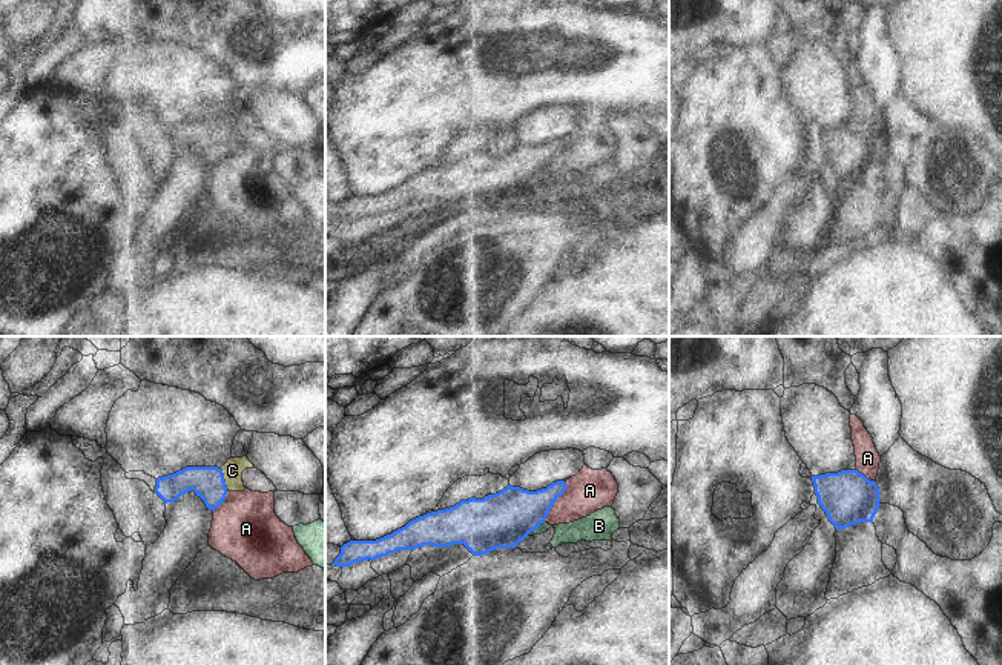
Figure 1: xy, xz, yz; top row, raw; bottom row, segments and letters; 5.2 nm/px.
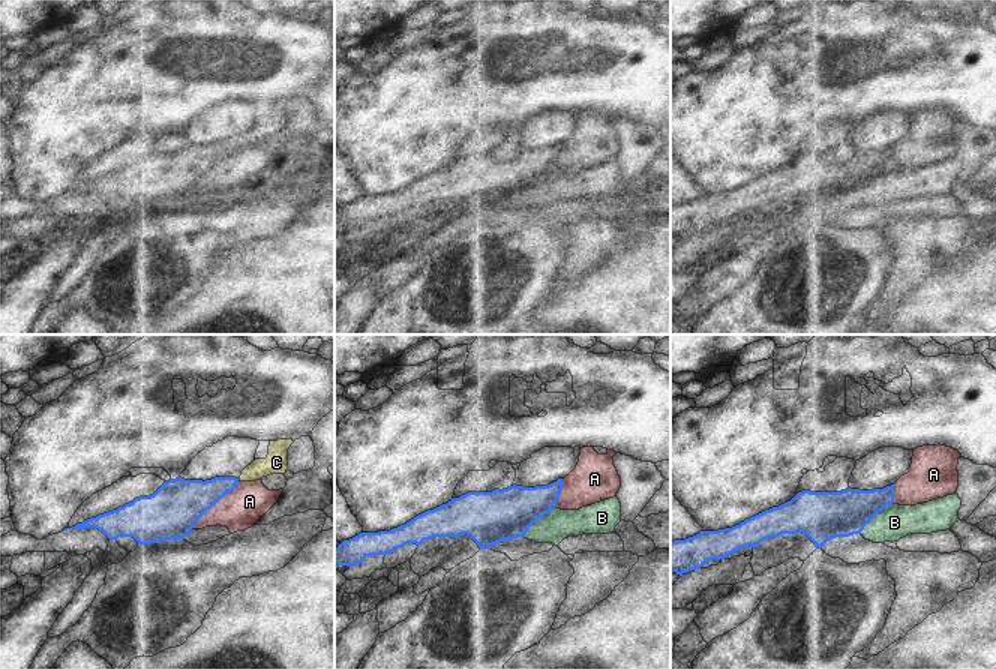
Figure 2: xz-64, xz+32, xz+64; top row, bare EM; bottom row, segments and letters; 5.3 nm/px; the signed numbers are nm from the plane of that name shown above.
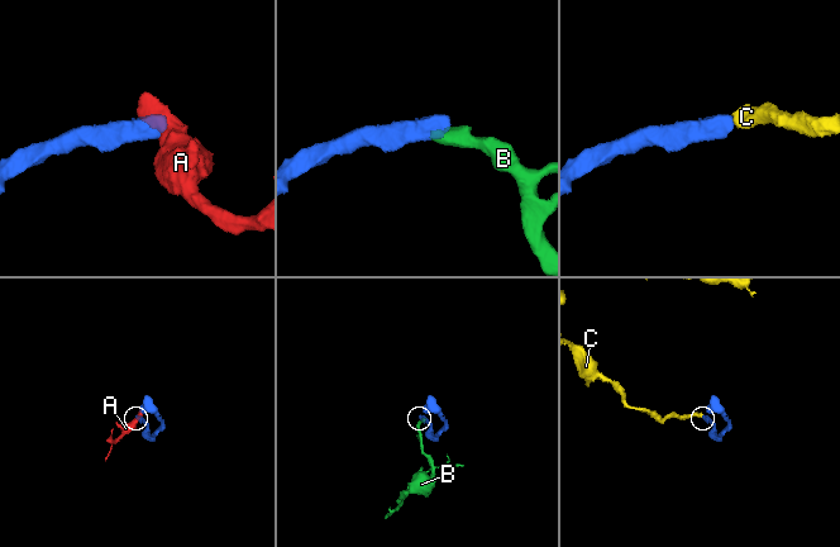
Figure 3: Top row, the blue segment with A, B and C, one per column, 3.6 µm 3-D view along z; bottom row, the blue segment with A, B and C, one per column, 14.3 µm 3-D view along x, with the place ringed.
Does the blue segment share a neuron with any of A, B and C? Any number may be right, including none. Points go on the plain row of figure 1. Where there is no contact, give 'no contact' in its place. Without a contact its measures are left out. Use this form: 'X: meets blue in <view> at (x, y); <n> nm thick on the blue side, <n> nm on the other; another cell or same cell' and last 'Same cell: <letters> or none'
A: meets blue in xz at (556, 155); 280 nm thick on the blue side, 220 nm on the other; another cell
B: meets blue in xz at (534, 185); 280 nm thick on the blue side, 110 nm on the other; another cell
C: meets blue in xy at (223, 135); 170 nm thick on the blue side, 110 nm on the other; same cell
Same cell: C

